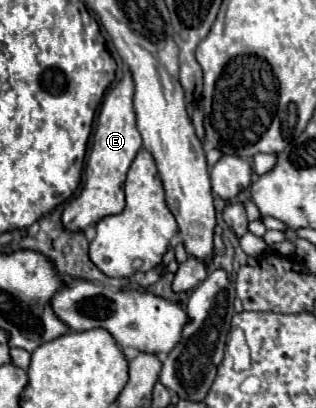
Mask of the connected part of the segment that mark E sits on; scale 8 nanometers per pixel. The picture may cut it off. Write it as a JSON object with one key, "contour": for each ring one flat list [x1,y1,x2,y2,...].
{"contour":[[127,70,121,82,113,90,109,90,103,98,99,118,97,118,97,130,93,136,91,156,85,168,85,186,81,194,75,196,63,212,63,224,67,230,85,230,87,226,97,224,103,216,119,214,125,208,123,182,135,154,141,150,141,134,135,126,133,88,135,84,133,84,131,72]]}

